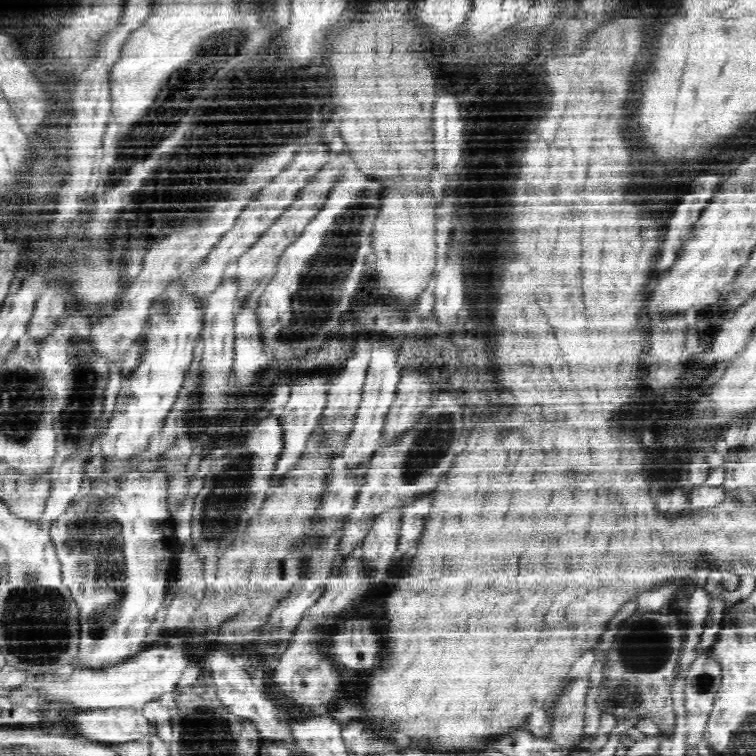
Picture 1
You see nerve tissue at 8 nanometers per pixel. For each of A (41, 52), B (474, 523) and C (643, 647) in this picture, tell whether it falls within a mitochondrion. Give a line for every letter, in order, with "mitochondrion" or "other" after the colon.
A: other
B: other
C: mitochondrion

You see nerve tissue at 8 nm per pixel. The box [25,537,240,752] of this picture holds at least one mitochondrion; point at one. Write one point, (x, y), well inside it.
(196, 719)

